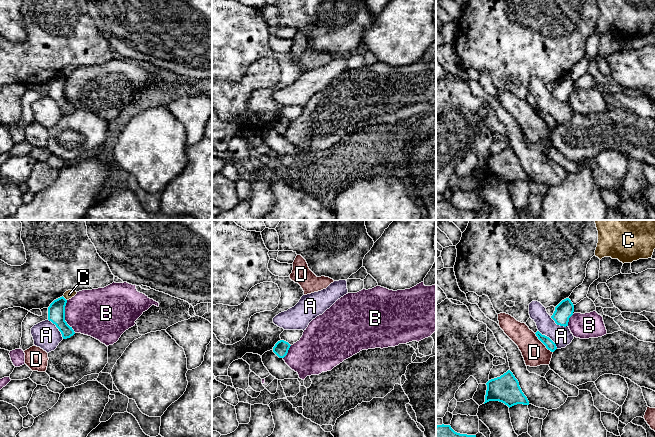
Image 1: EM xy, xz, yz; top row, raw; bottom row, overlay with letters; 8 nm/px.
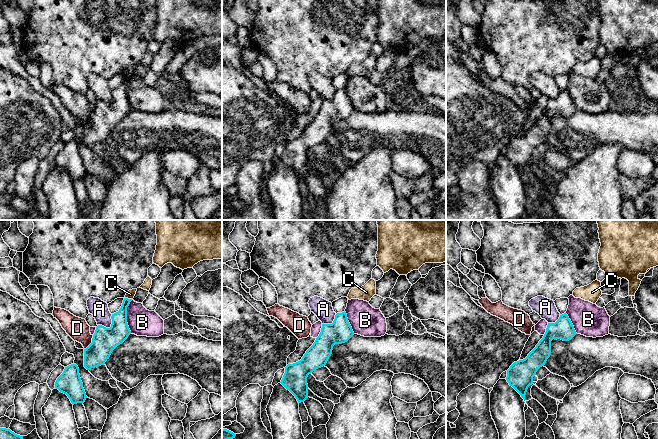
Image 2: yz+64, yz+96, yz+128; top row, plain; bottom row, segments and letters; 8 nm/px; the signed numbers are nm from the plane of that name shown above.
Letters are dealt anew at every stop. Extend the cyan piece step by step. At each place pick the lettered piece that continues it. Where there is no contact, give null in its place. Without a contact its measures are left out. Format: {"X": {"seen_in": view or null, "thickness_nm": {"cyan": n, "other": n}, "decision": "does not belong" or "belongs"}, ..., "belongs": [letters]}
{"A": {"seen_in": "yz", "thickness_nm": {"cyan": 80, "other": 160}, "decision": "does not belong"}, "B": {"seen_in": "xy", "thickness_nm": {"cyan": 140, "other": 380}, "decision": "does not belong"}, "C": {"seen_in": "xy", "thickness_nm": {"cyan": 140, "other": 70}, "decision": "does not belong"}, "D": {"seen_in": "yz", "thickness_nm": {"cyan": 80, "other": 200}, "decision": "does not belong"}, "belongs": []}

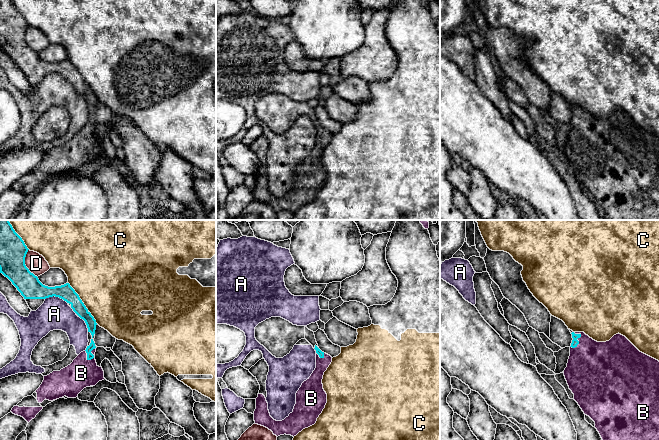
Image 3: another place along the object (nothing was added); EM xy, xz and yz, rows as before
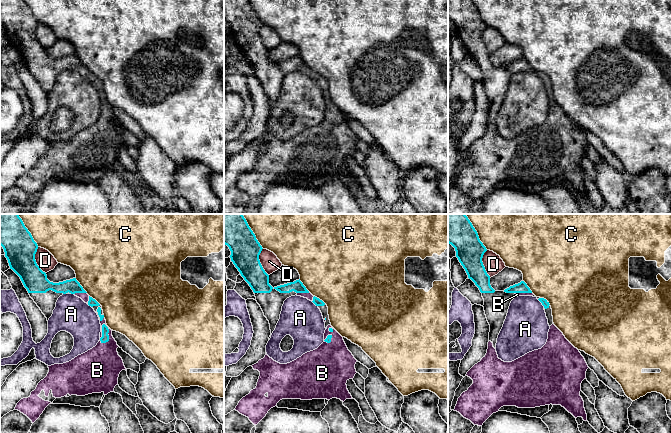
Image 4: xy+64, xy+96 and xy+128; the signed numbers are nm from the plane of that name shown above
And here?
{"A": {"seen_in": "xy", "thickness_nm": {"cyan": 180, "other": 260}, "decision": "does not belong"}, "B": {"seen_in": "yz", "thickness_nm": {"cyan": 60, "other": 440}, "decision": "belongs"}, "C": {"seen_in": "xy", "thickness_nm": {"cyan": 120, "other": 500}, "decision": "does not belong"}, "D": {"seen_in": "xy", "thickness_nm": {"cyan": 220, "other": 160}, "decision": "does not belong"}, "belongs": ["B"]}

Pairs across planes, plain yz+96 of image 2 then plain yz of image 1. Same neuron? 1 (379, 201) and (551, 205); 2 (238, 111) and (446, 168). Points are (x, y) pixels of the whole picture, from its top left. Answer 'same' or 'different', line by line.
1: same
2: same

